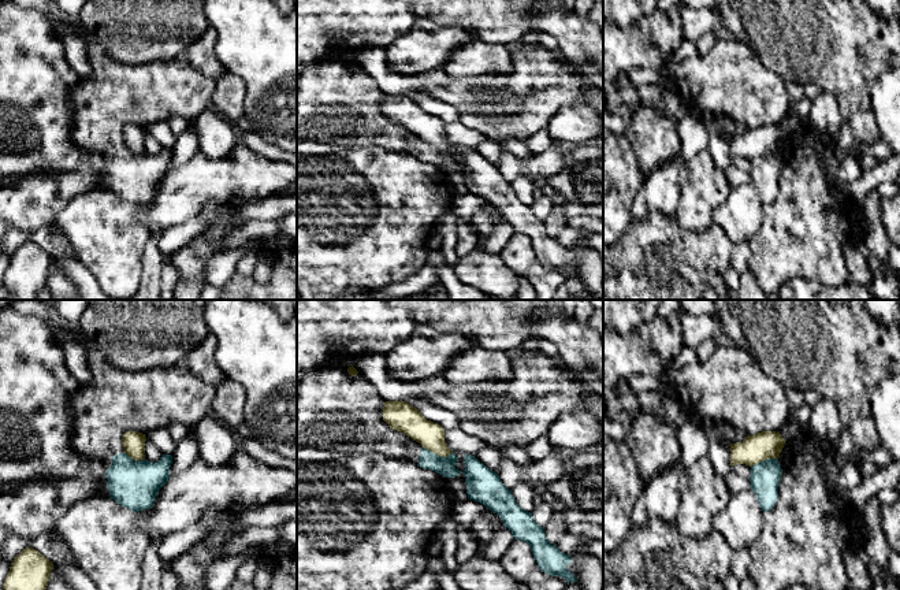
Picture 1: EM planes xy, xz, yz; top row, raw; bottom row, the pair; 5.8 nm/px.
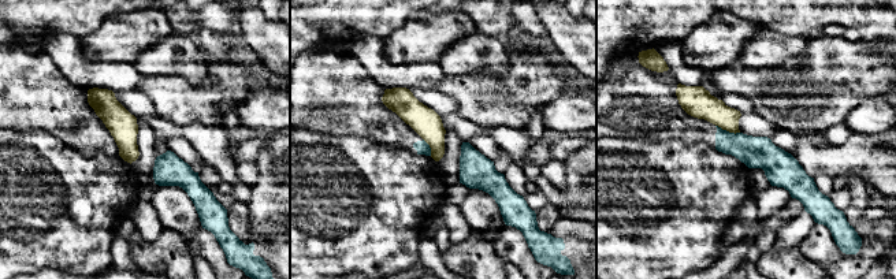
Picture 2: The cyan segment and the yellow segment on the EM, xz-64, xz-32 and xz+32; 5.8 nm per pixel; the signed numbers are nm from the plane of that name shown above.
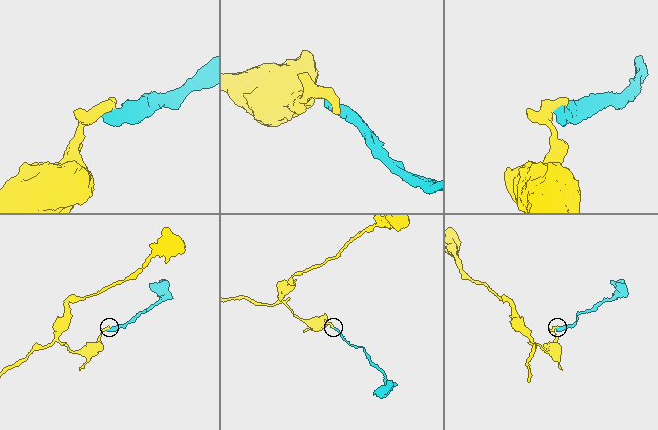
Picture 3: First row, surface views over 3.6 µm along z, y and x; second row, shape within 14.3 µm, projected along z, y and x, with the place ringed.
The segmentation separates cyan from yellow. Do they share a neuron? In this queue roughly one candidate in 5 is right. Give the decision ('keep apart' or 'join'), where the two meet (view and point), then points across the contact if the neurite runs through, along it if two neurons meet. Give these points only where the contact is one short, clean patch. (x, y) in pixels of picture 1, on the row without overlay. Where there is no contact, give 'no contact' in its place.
keep apart | xz (437, 148) | along xz (423, 140), (441, 149), (452, 147)

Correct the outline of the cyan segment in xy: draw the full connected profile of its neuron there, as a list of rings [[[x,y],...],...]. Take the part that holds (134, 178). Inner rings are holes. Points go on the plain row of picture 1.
[[[97,44],[86,51],[90,73],[81,77],[68,89],[72,104],[71,136],[77,146],[92,153],[100,153],[107,164],[100,182],[122,200],[134,205],[150,203],[159,183],[170,172],[171,148],[163,148],[157,156],[133,153],[124,146],[122,131],[127,125],[148,126],[156,120],[167,120],[172,115],[191,119],[211,107],[215,92],[215,79],[201,74],[187,57],[155,60],[149,63],[122,63],[112,59]]]

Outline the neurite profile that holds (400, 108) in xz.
[[[386,94],[383,114],[397,125],[402,125],[432,146],[446,151],[453,145],[445,134],[445,122],[427,114],[421,105],[405,94]]]

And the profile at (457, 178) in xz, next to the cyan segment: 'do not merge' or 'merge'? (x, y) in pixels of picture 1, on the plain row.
do not merge

